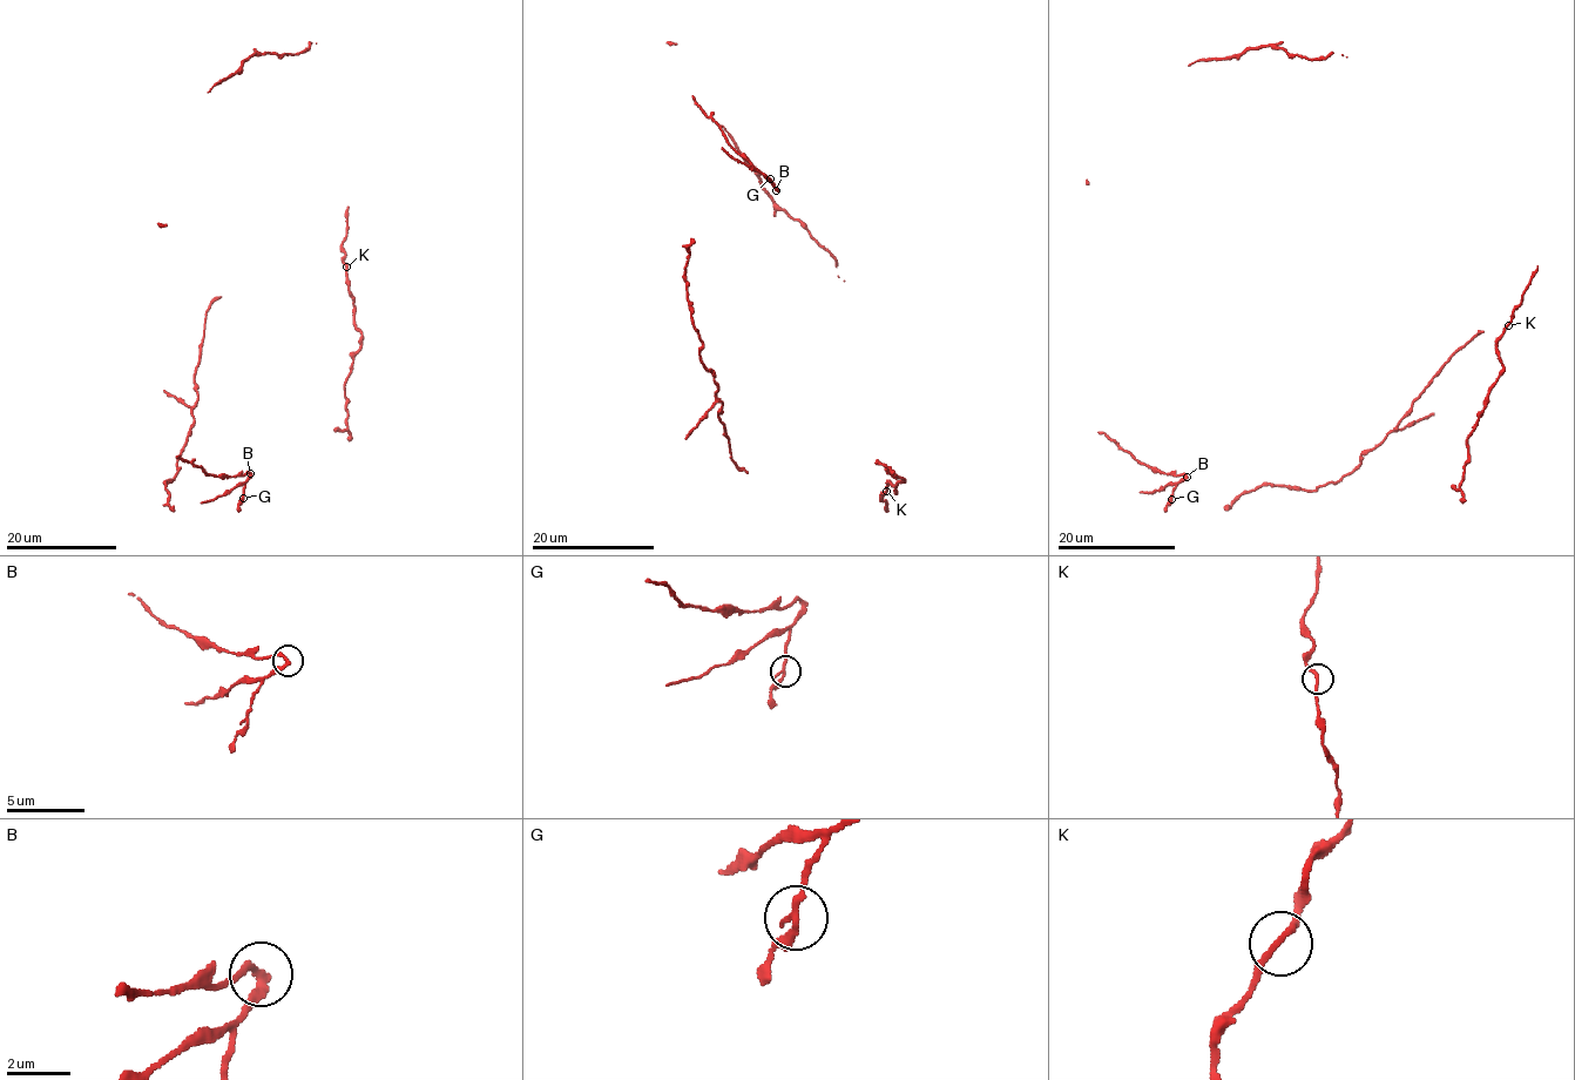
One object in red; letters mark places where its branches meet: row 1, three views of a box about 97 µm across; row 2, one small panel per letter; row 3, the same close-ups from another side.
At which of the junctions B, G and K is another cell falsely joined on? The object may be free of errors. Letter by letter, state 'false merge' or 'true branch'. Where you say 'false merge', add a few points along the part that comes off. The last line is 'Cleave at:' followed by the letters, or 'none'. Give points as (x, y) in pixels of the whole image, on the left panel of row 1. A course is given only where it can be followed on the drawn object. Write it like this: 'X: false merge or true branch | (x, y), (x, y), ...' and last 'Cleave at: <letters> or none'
B: false merge | (250, 473), (215, 477), (176, 457)
G: true branch
K: true branch
Cleave at: B

